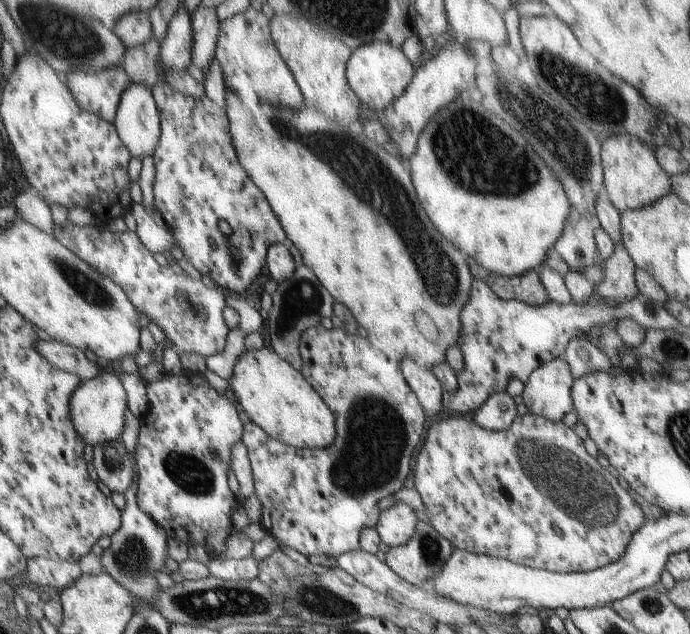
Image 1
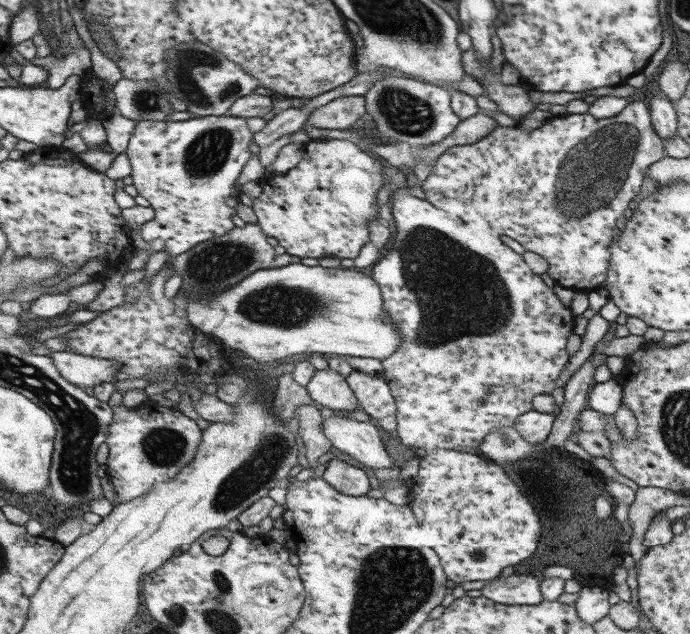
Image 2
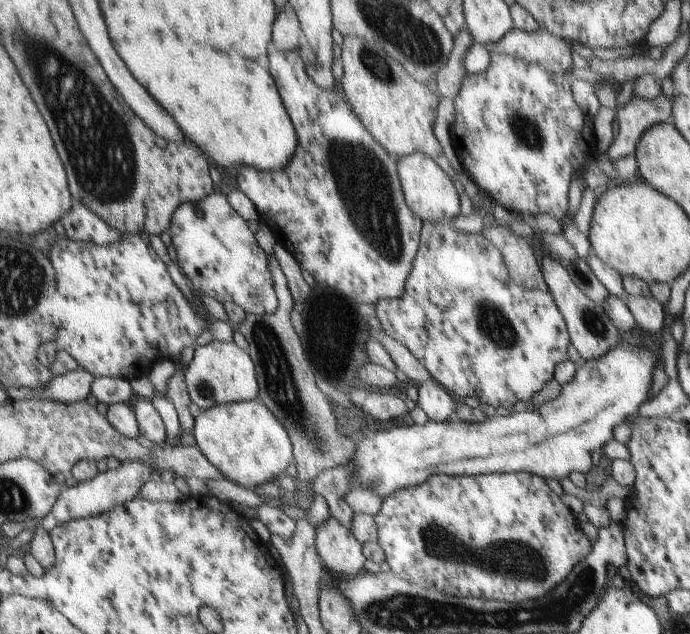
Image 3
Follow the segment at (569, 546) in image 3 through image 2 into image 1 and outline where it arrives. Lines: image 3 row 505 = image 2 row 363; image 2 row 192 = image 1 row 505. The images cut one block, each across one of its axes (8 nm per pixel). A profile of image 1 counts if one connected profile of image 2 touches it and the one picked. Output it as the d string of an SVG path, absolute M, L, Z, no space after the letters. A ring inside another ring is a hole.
M396 502L380 513L375 529L382 542L390 547L407 545L417 532L419 520L408 503Z

